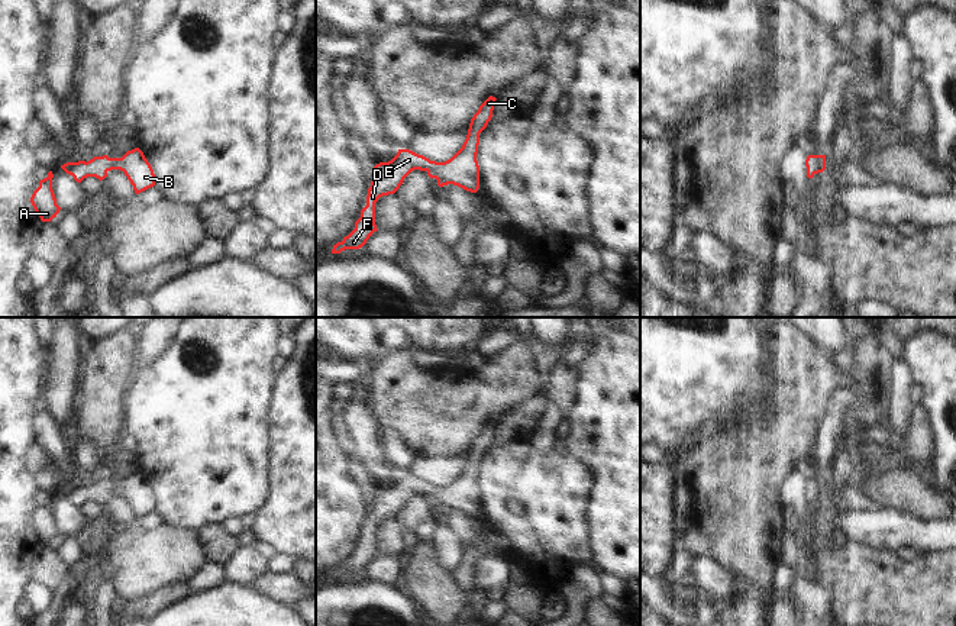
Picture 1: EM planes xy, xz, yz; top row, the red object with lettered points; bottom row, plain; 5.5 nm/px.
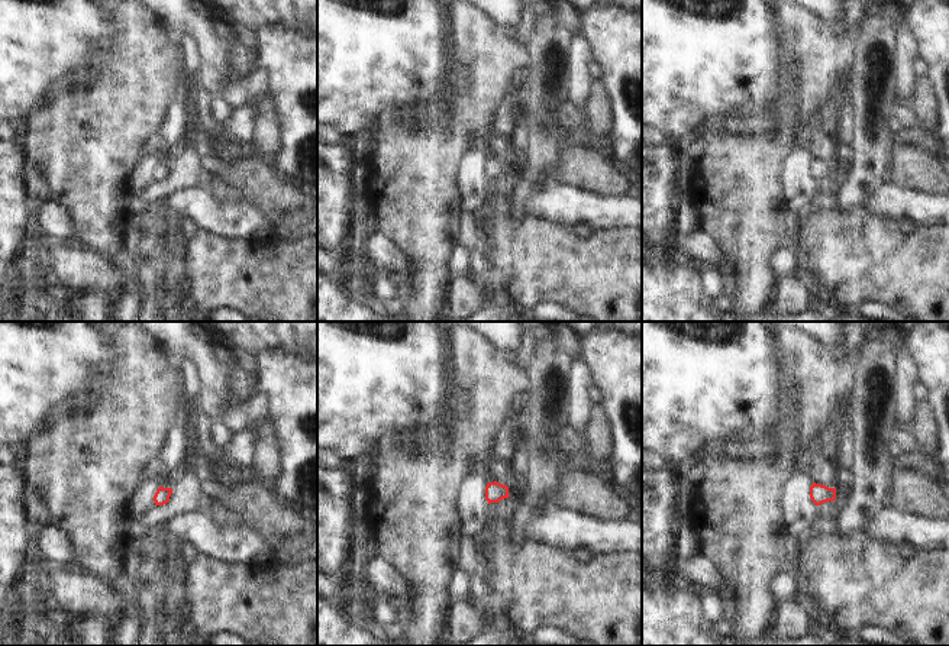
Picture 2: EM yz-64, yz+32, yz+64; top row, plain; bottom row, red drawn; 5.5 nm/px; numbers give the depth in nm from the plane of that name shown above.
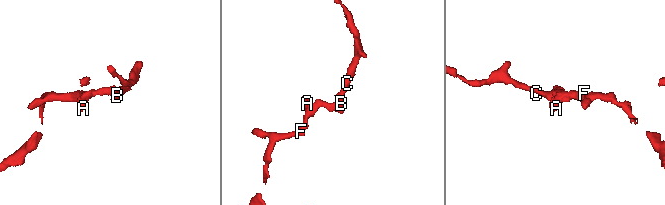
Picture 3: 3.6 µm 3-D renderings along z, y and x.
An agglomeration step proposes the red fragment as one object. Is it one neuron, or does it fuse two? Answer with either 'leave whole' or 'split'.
leave whole

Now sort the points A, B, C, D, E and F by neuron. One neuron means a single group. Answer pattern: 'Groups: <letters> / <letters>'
Groups: A B C D E F.

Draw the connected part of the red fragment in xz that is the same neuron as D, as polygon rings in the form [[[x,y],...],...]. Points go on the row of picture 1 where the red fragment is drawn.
[[[490,96],[474,114],[469,123],[466,139],[462,148],[448,161],[436,162],[410,149],[398,149],[388,162],[377,164],[374,178],[368,188],[366,206],[361,210],[361,217],[355,222],[355,229],[333,245],[332,254],[345,249],[359,249],[377,232],[375,203],[380,197],[394,194],[404,178],[414,170],[426,171],[430,178],[437,180],[437,185],[458,185],[466,191],[477,193],[479,188],[479,165],[477,161],[479,133],[492,117],[495,97]]]

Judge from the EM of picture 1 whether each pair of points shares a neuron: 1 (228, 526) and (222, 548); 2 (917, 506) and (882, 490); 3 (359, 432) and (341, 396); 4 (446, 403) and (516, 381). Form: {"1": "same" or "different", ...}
{"1": "different", "2": "same", "3": "different", "4": "same"}

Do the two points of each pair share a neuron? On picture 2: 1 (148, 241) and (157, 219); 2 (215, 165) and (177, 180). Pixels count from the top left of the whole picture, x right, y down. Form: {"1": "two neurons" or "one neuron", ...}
{"1": "one neuron", "2": "two neurons"}

